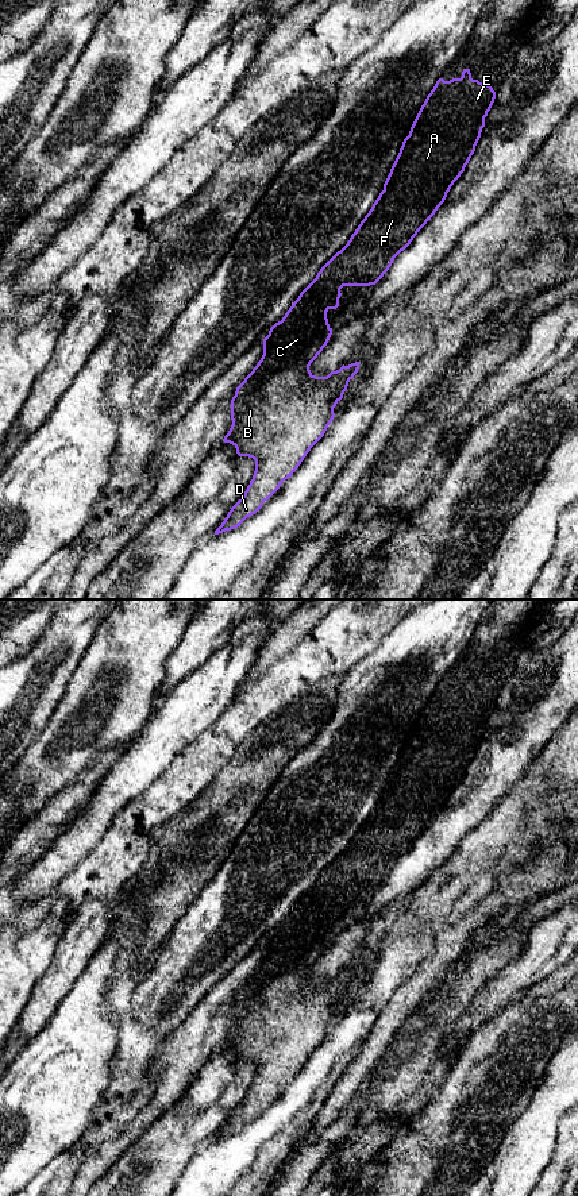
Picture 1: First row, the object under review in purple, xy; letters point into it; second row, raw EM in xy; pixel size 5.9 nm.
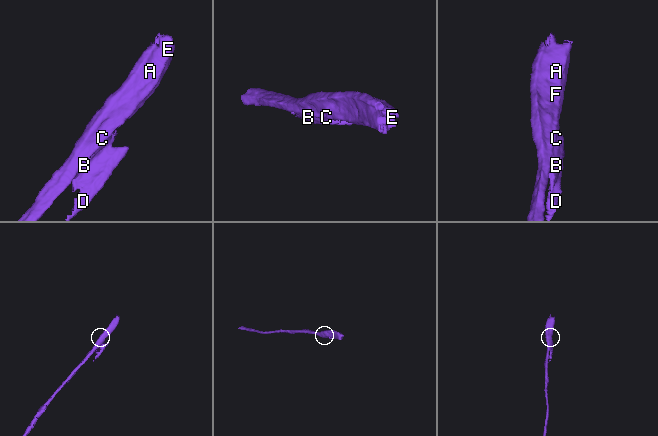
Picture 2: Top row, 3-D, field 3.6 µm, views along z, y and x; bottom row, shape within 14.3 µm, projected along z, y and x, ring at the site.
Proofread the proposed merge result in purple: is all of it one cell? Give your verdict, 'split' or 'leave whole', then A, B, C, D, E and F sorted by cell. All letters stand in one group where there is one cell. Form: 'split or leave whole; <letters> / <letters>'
split; A C E F / B D

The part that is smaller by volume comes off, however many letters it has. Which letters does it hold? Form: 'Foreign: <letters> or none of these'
Foreign: B, D

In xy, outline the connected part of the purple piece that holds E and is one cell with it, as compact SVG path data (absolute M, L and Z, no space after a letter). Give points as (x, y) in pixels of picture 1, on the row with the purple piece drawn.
M465 69L461 78L452 78L450 81L439 78L436 81L434 89L421 105L411 127L409 135L402 142L400 153L384 184L384 190L379 193L369 213L351 235L347 244L320 269L316 278L300 293L298 298L285 313L282 320L275 323L270 328L269 335L263 339L263 355L257 364L263 369L263 373L258 374L251 371L244 379L251 381L253 378L266 378L285 382L286 379L293 379L296 377L303 378L305 374L311 374L317 385L317 414L301 416L298 418L297 437L280 439L280 468L262 470L259 474L263 501L267 501L280 489L281 483L292 477L309 450L324 436L328 425L335 417L334 408L343 398L348 382L358 373L361 364L359 362L348 366L343 364L339 370L331 371L327 377L316 377L311 373L311 363L323 351L332 335L327 312L339 306L339 298L342 296L340 289L343 286L375 285L389 270L394 258L411 244L417 232L427 224L428 220L431 220L438 208L444 202L451 186L465 171L466 165L474 154L482 128L485 127L485 117L488 116L494 99L496 92L492 85L473 80L470 69Z

